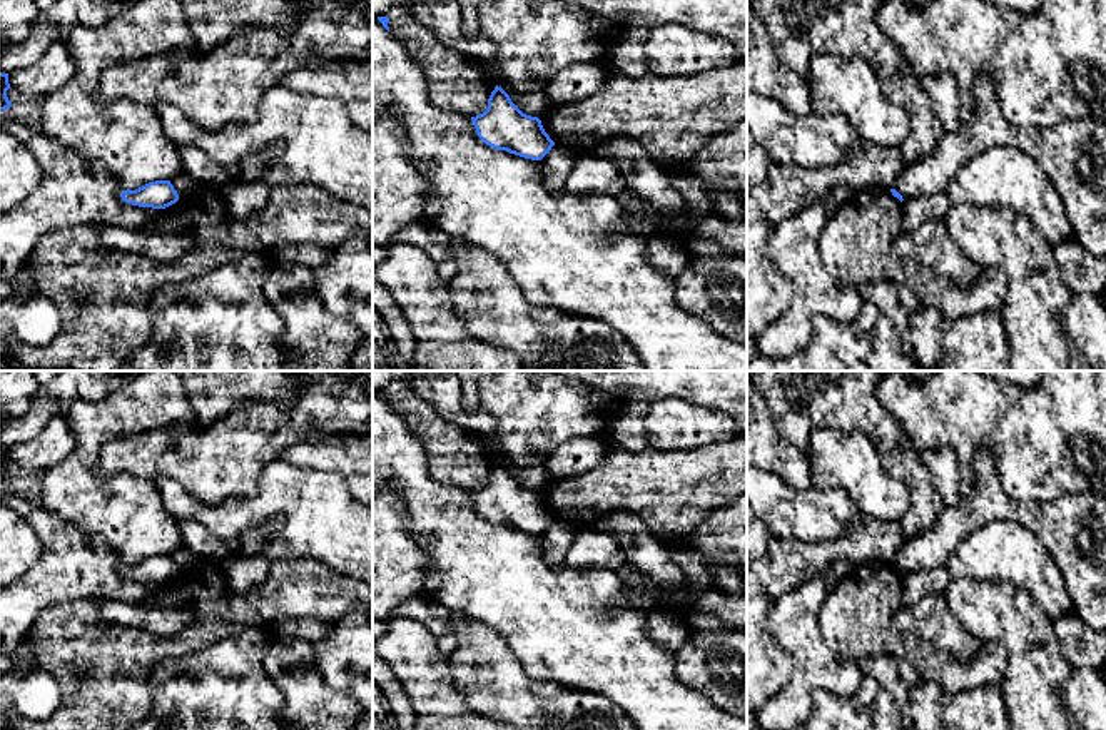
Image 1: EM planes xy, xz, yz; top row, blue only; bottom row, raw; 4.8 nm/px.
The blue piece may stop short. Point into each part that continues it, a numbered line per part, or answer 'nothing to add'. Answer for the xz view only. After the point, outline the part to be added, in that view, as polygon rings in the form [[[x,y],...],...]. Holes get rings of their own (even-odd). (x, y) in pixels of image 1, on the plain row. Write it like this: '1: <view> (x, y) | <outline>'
nothing to add

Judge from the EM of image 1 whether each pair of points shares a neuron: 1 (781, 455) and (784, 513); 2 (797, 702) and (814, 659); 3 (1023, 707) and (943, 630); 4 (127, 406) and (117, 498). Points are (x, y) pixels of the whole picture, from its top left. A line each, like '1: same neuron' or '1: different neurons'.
1: different neurons
2: same neuron
3: different neurons
4: same neuron

